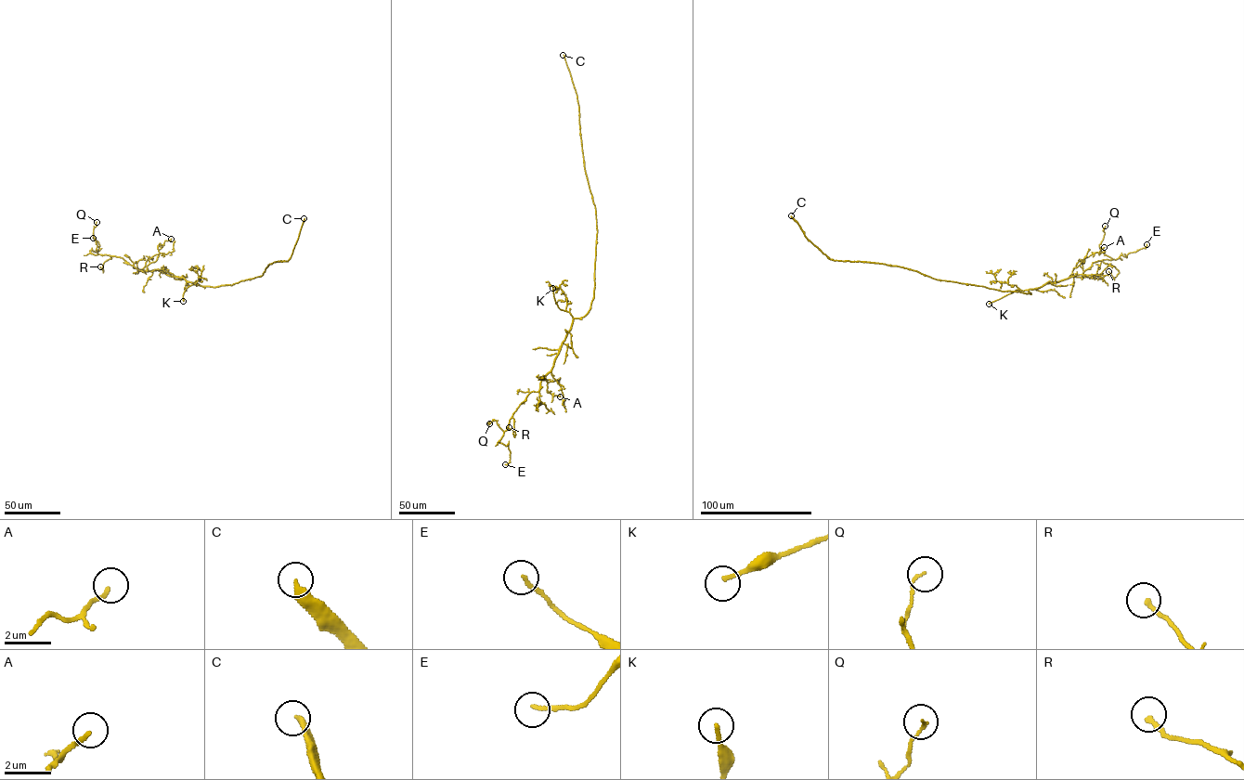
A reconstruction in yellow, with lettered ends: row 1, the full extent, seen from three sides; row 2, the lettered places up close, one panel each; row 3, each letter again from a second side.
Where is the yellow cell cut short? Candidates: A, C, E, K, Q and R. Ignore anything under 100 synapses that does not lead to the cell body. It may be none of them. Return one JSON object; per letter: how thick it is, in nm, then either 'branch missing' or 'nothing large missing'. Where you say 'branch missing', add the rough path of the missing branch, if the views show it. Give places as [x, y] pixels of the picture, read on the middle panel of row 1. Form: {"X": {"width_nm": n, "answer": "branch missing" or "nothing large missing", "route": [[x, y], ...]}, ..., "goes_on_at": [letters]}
{"A": {"width_nm": 190, "answer": "nothing large missing"}, "C": {"width_nm": 280, "answer": "branch missing"}, "E": {"width_nm": 150, "answer": "nothing large missing"}, "K": {"width_nm": 160, "answer": "branch missing", "route": [[552, 288], [554, 276], [590, 255], [613, 224]]}, "Q": {"width_nm": 120, "answer": "nothing large missing"}, "R": {"width_nm": 200, "answer": "nothing large missing"}, "goes_on_at": ["C", "K"]}

